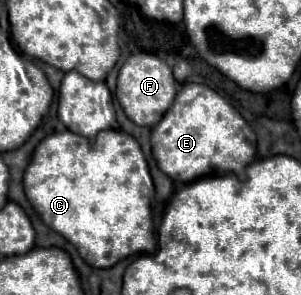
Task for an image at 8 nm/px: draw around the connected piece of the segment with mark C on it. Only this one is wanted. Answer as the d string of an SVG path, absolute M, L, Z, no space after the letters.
M72 131L48 135L34 149L32 161L26 167L24 193L34 213L44 221L44 225L66 237L90 267L108 269L130 255L156 251L150 206L154 195L152 177L148 173L148 163L140 145L132 135L124 131L100 131L94 145L86 137L74 135Z

